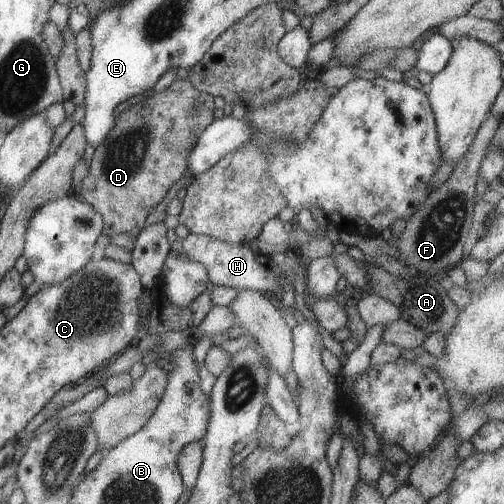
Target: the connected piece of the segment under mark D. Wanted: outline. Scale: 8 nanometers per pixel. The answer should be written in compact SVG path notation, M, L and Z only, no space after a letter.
M174 79L161 92L154 92L152 96L132 104L129 110L121 112L115 118L115 126L109 130L103 142L94 148L87 176L83 177L75 190L79 198L89 203L102 216L103 234L107 237L116 234L136 236L146 225L145 218L151 209L161 202L169 186L185 175L187 156L202 130L214 121L214 108L210 94L198 91L187 79Z

